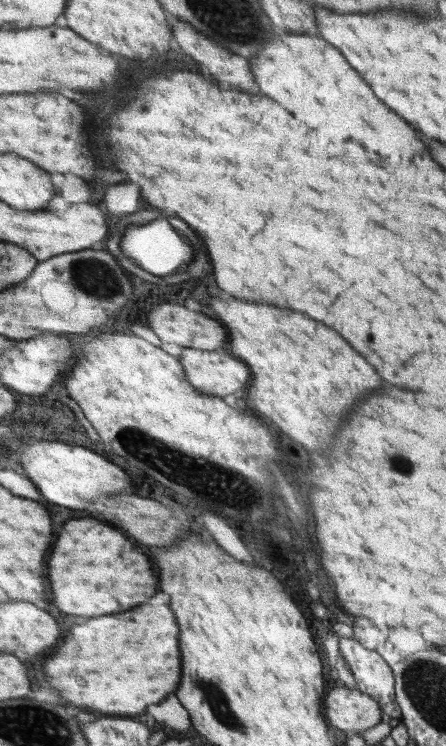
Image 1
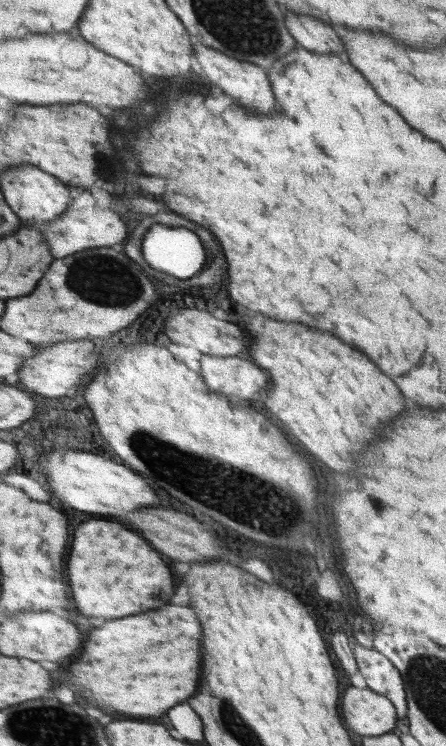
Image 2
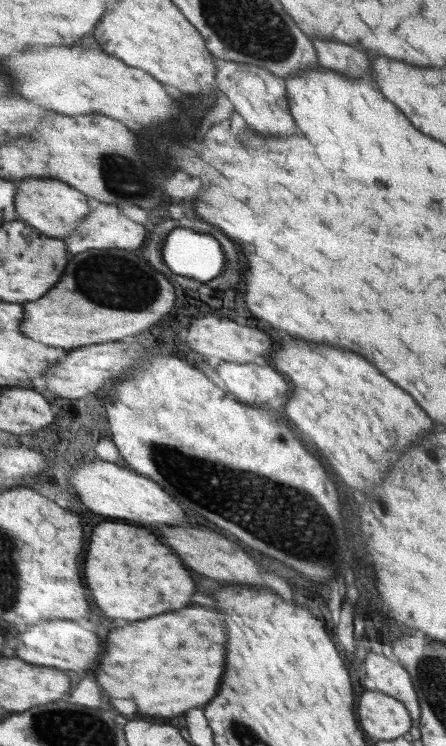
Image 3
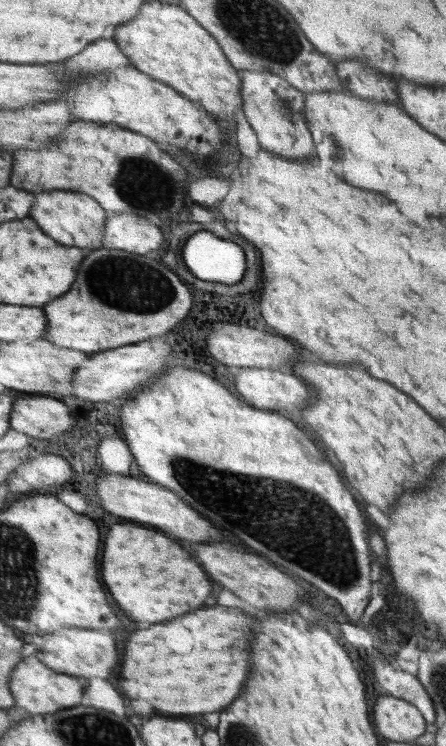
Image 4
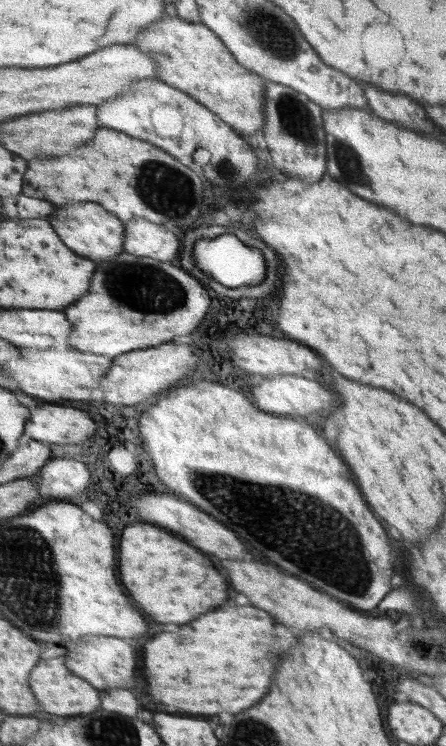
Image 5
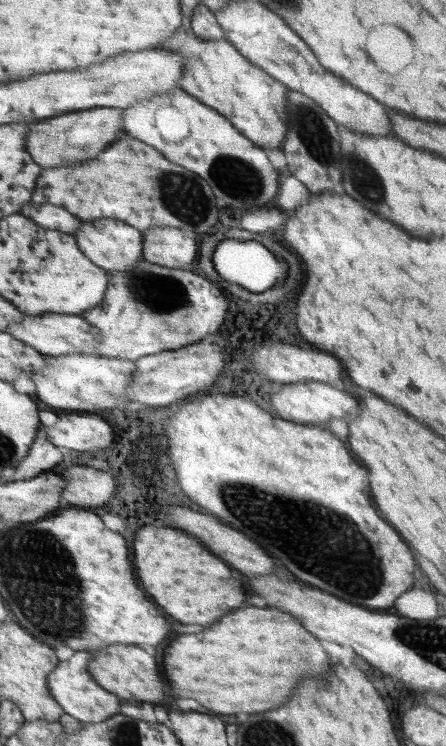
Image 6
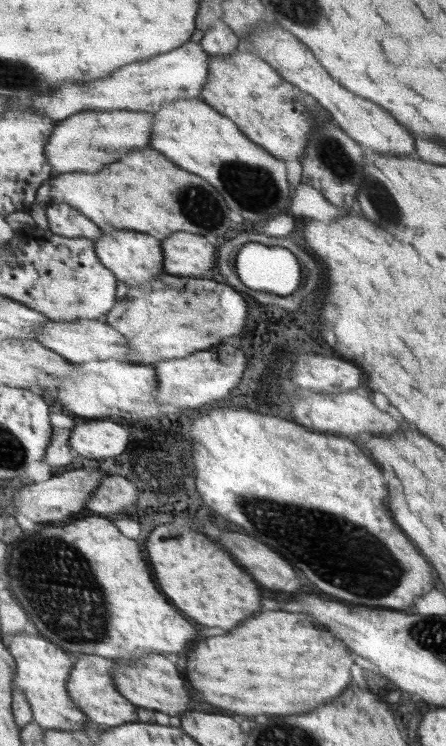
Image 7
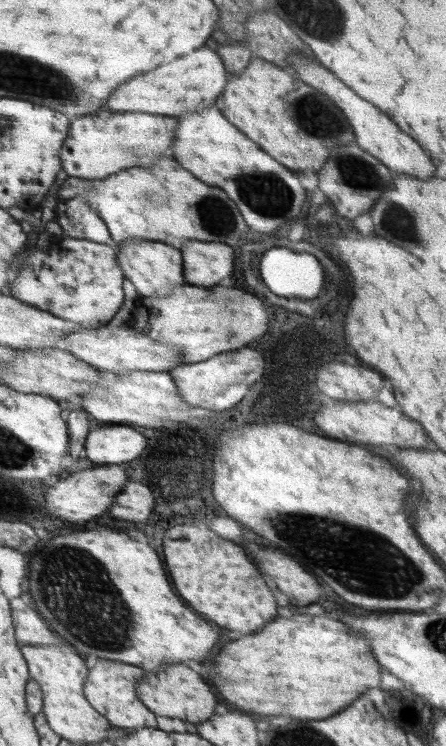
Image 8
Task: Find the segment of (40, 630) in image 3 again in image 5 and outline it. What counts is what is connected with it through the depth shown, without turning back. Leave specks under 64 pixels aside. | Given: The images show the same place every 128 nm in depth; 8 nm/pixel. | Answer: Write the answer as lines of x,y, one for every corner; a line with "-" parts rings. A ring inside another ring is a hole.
86,635
82,641
63,645
66,650
66,665
79,677
89,681
99,690
136,688
136,652
120,638

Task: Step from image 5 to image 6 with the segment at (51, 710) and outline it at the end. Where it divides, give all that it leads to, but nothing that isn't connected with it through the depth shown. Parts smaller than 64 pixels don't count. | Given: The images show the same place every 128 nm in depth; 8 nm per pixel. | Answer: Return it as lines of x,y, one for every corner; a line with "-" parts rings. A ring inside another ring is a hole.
75,651
68,660
62,660
58,667
54,668
49,676
49,686
53,692
54,700
70,714
84,723
99,723
106,721
112,715
120,713
122,709
121,699
114,693
102,688
90,673
90,662
93,662
93,654
89,651

